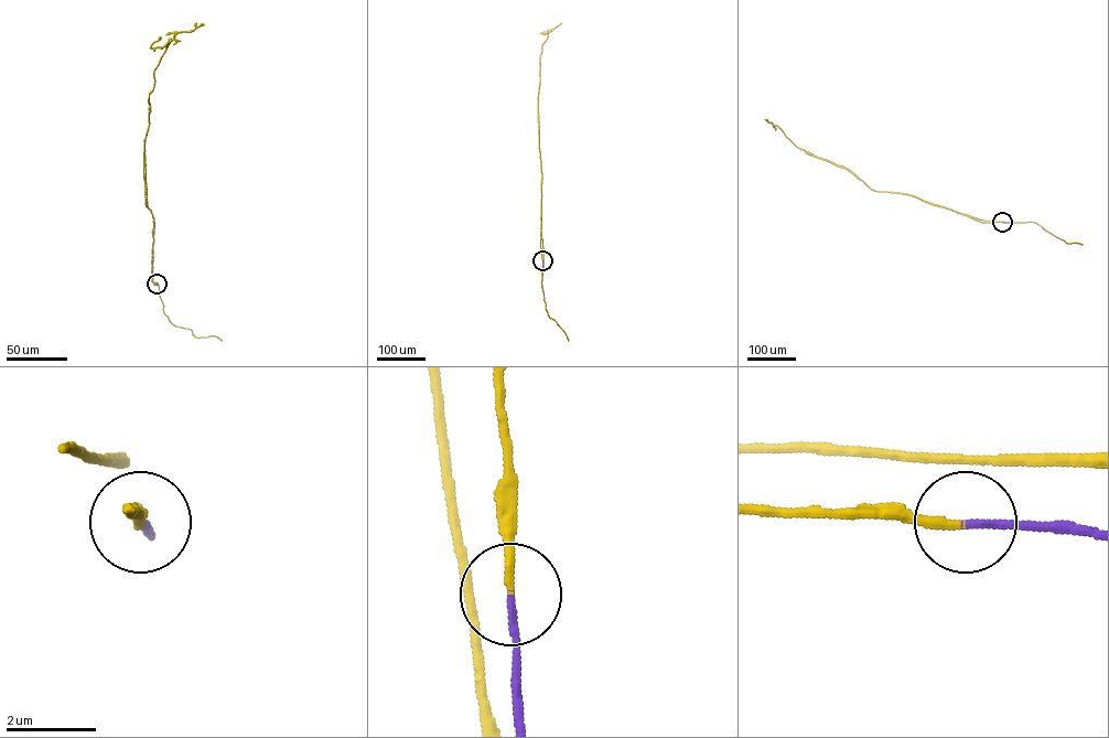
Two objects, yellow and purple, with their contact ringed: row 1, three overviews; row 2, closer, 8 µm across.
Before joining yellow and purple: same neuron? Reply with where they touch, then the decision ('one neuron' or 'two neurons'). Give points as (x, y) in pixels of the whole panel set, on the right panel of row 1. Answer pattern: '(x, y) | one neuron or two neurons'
(1002, 222) | one neuron

